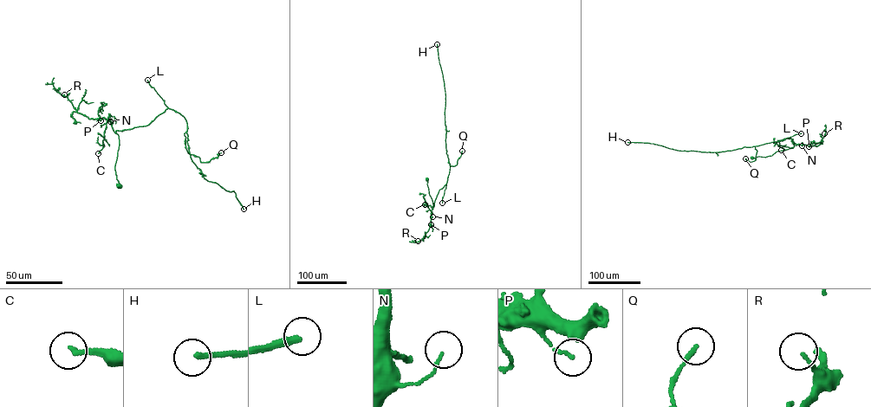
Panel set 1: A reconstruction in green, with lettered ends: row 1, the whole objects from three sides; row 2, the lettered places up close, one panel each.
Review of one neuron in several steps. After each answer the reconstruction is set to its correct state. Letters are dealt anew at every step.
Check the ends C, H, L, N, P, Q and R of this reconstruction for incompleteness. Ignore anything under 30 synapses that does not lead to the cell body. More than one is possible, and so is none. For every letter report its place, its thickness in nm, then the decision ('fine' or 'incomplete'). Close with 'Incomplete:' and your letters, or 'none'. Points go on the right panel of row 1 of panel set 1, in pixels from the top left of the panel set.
C: place (781, 150); calibre 180 nm; fine
H: place (627, 142); calibre 200 nm; incomplete
L: place (801, 133); calibre 280 nm; incomplete
N: place (802, 145); calibre 80 nm; fine
P: place (809, 146); calibre 120 nm; fine
Q: place (745, 158); calibre 180 nm; fine
R: place (824, 133); calibre 110 nm; fine
Incomplete: H, L

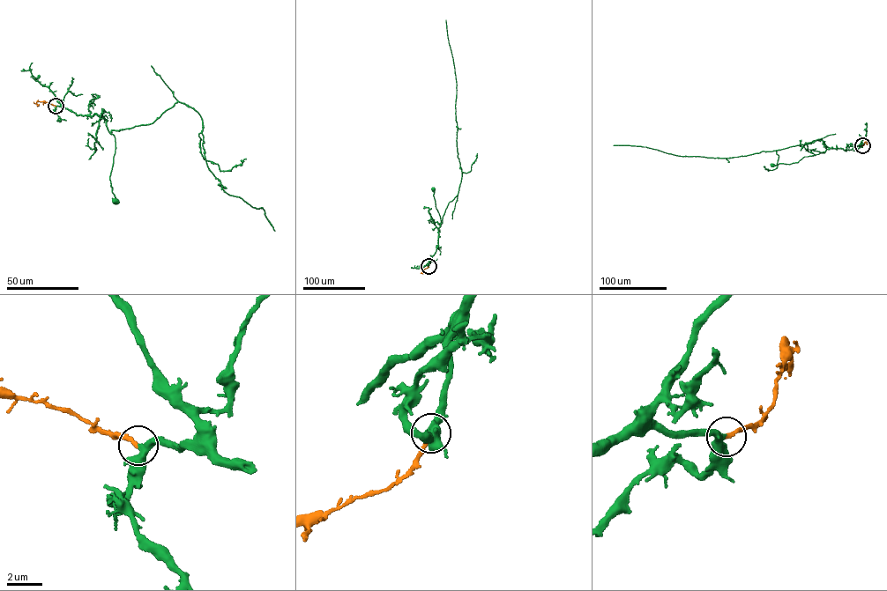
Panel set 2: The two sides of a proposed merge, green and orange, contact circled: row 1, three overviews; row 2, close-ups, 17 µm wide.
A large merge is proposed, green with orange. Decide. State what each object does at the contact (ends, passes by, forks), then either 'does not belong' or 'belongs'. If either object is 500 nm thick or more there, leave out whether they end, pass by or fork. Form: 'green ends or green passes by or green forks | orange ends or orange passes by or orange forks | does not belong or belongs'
green passes by | orange ends | belongs

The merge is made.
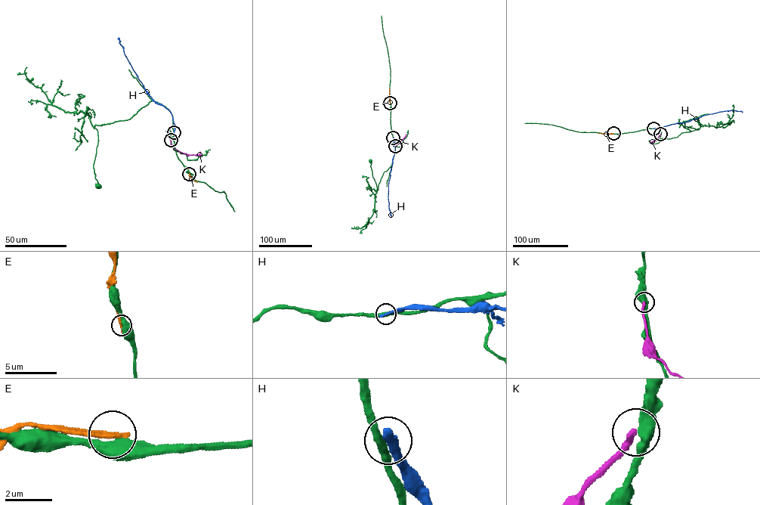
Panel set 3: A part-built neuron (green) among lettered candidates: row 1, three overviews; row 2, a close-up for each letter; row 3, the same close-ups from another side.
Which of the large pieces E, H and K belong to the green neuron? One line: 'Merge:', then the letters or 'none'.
Merge: none

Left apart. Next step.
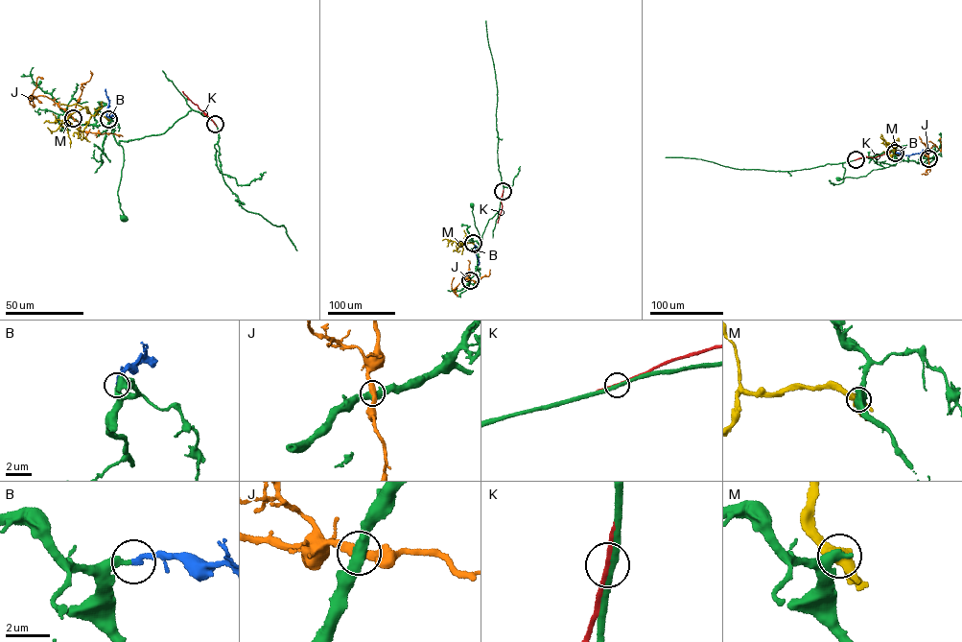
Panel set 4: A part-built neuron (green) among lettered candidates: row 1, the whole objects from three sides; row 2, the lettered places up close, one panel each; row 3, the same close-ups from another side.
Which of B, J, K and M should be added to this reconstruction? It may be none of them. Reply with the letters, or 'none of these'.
B

